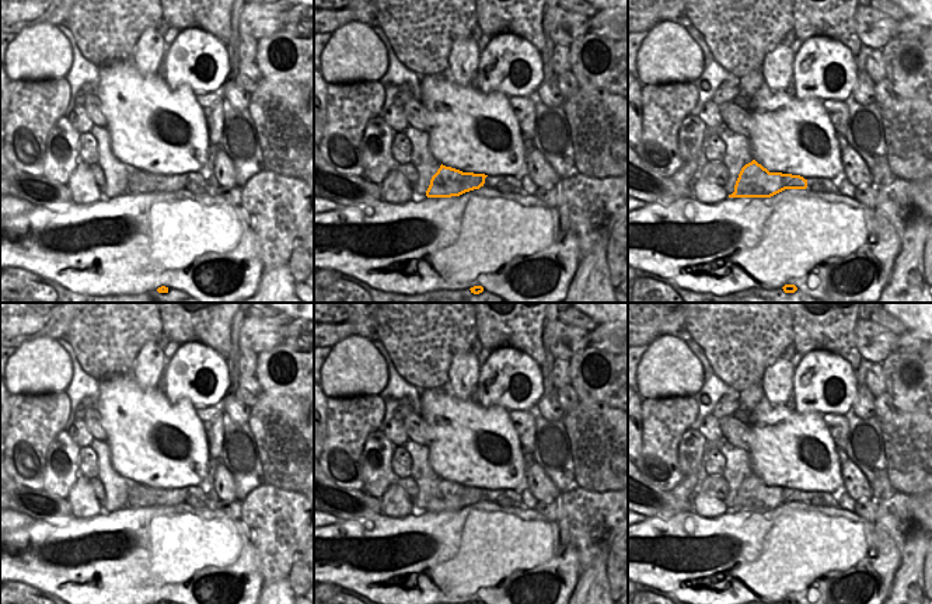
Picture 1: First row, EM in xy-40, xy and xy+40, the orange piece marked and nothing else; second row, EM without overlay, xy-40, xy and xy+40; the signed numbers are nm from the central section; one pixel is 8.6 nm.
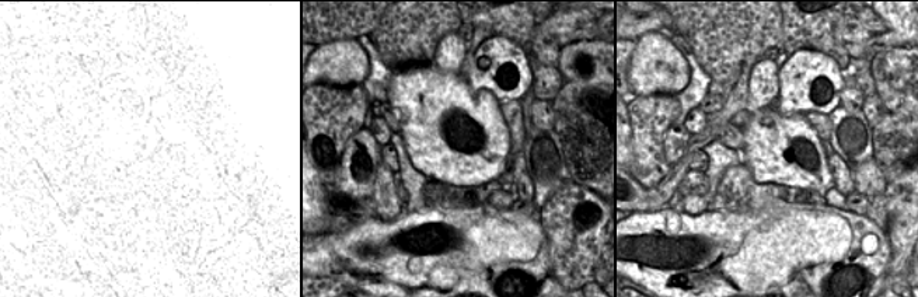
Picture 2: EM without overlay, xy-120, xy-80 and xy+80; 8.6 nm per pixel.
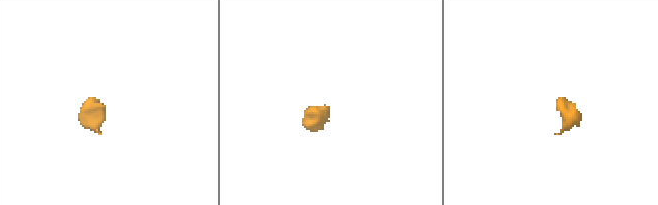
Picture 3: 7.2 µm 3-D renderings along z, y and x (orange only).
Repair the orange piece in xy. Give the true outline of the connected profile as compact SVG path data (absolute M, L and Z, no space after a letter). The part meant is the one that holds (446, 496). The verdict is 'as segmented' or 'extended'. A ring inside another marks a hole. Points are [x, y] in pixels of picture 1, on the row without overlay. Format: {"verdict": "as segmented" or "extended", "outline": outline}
{"verdict": "as segmented", "outline": "M440 479L432 490L426 505L427 512L451 512L479 503L485 497L485 488L462 486L460 483Z"}

